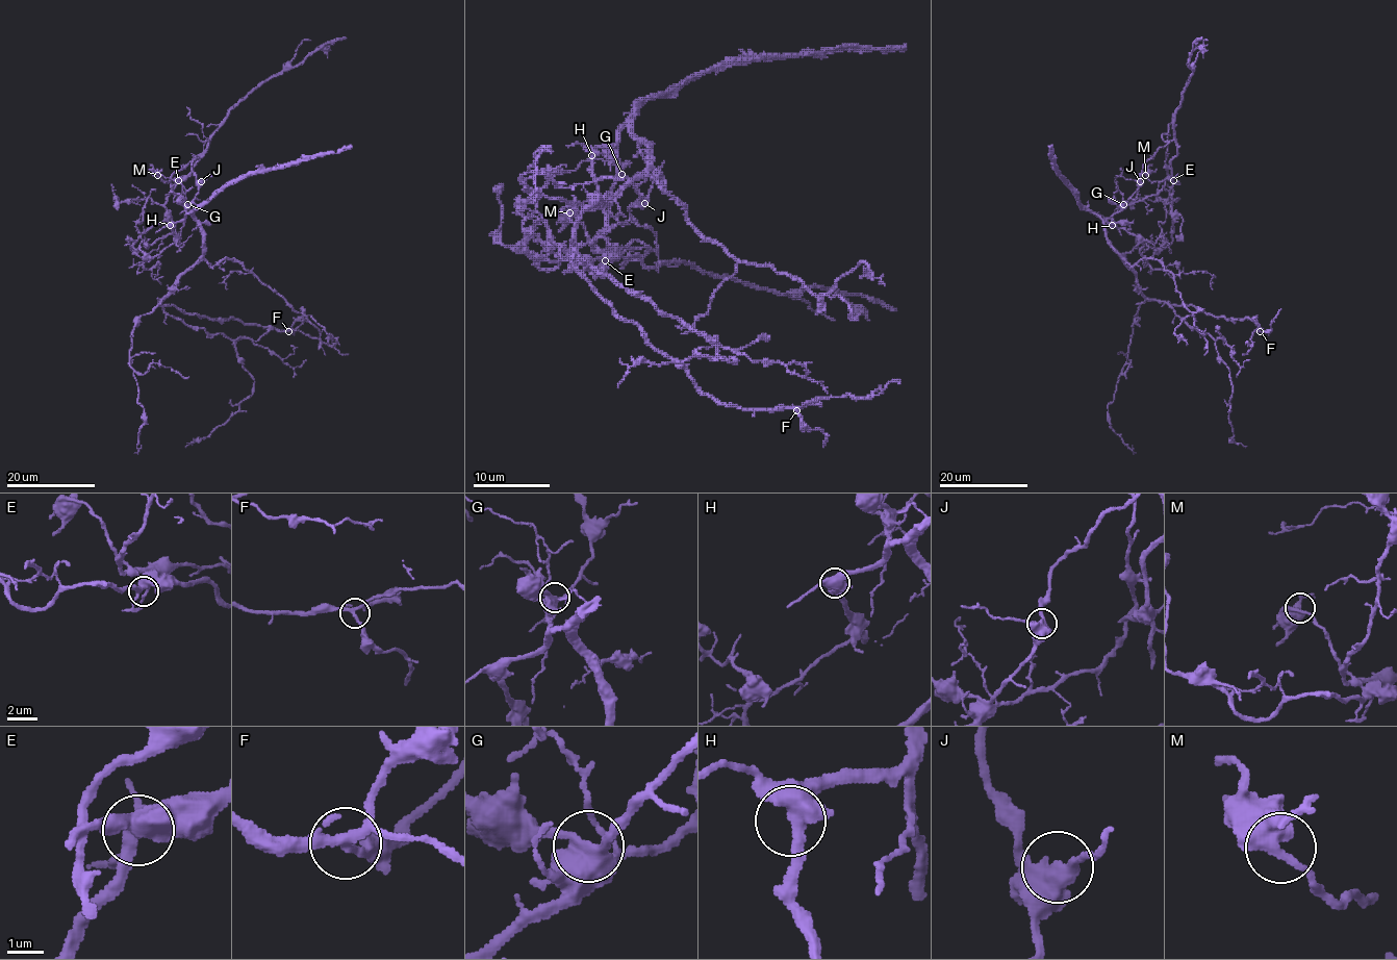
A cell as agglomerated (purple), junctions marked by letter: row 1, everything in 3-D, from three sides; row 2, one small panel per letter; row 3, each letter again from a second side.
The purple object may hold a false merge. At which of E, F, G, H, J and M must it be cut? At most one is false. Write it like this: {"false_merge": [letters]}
{"false_merge": []}

